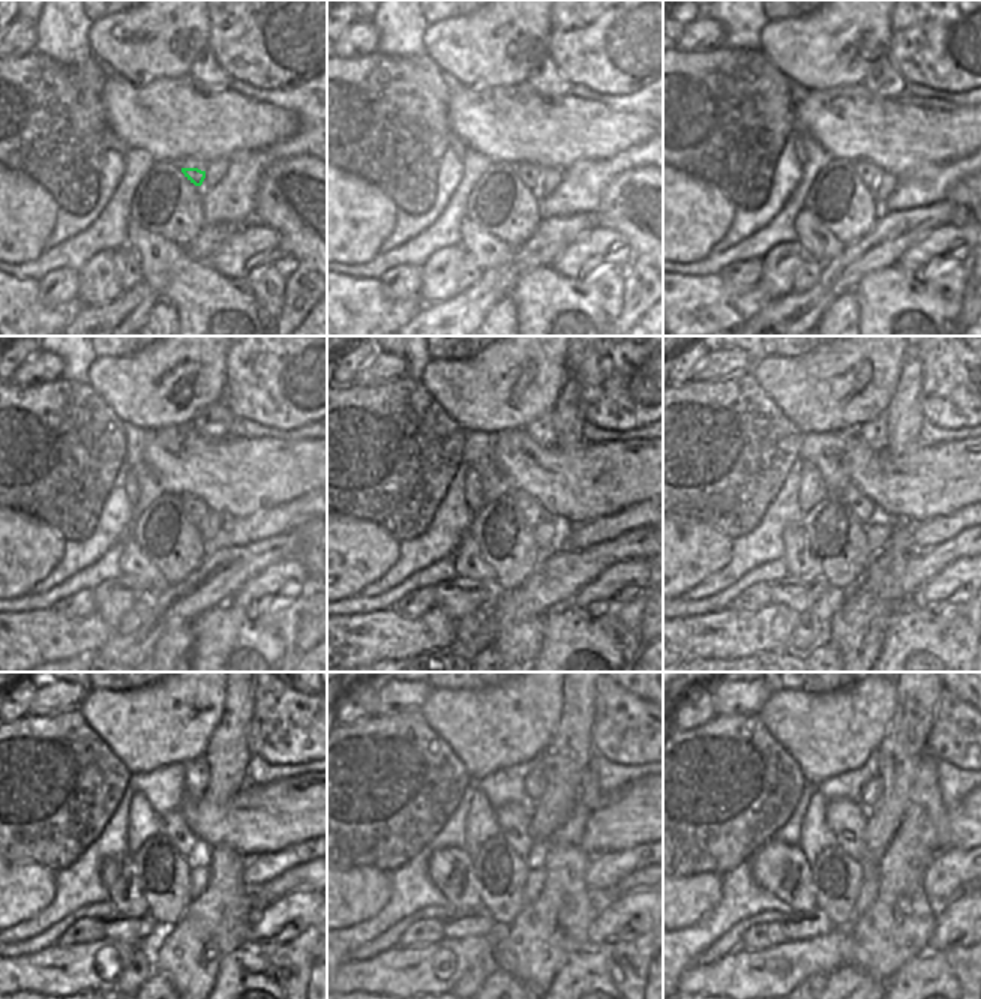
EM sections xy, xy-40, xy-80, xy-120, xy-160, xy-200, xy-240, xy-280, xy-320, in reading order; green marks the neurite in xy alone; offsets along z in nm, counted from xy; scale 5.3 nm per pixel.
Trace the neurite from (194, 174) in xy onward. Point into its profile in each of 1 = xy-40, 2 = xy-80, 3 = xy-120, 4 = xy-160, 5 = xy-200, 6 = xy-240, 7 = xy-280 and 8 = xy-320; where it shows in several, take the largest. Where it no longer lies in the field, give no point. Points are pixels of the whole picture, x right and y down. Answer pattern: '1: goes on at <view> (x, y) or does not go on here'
1: goes on at xy-40 (530, 176)
2: goes on at xy-80 (866, 174)
3: goes on at xy-120 (195, 513)
4: goes on at xy-160 (531, 513)
5: goes on at xy-200 (866, 513)
6: goes on at xy-240 (174, 825)
7: goes on at xy-280 (513, 819)
8: goes on at xy-320 (846, 819)

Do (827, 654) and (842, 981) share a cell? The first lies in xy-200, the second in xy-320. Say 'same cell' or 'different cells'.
same cell

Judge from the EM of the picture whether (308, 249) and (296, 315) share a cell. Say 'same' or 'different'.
different

